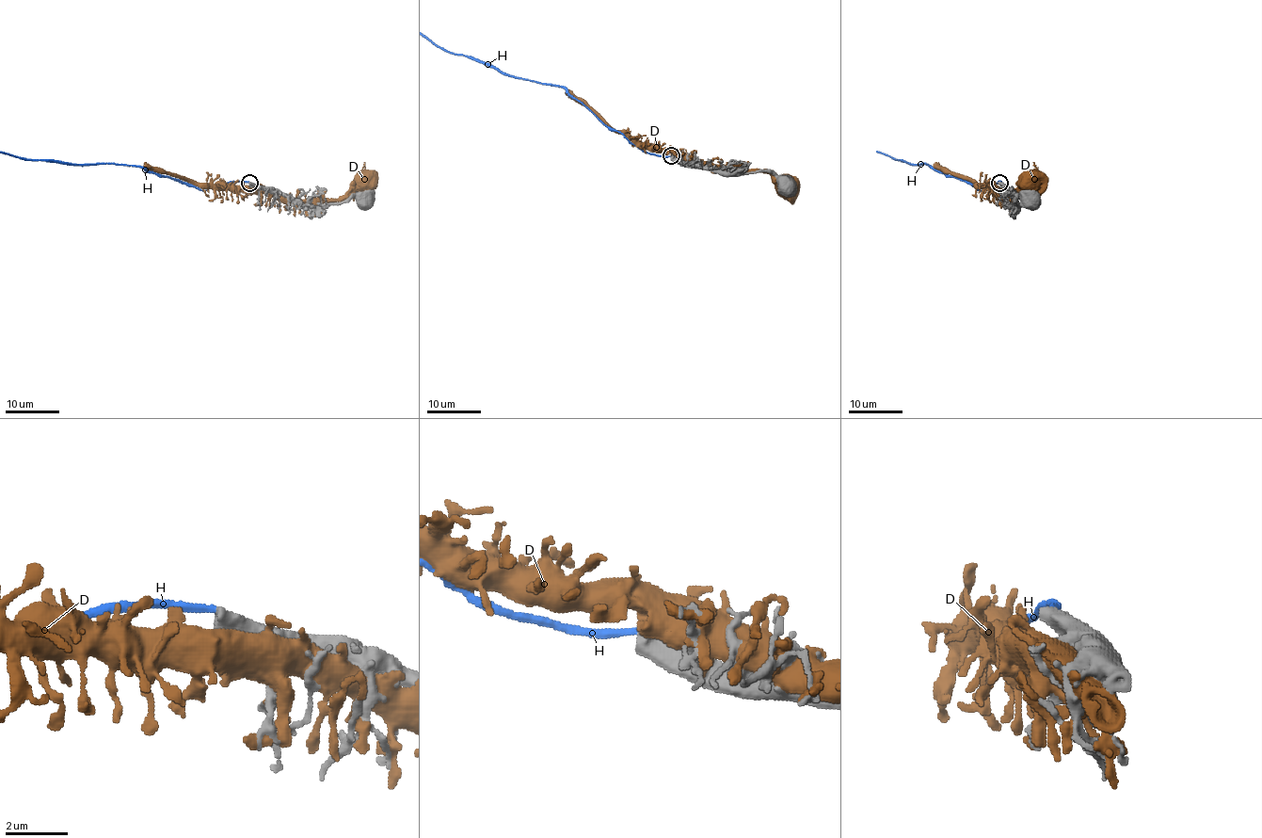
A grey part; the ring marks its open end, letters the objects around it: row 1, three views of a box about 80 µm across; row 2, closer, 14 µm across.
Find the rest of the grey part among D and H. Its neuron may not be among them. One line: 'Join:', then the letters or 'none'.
Join: none

